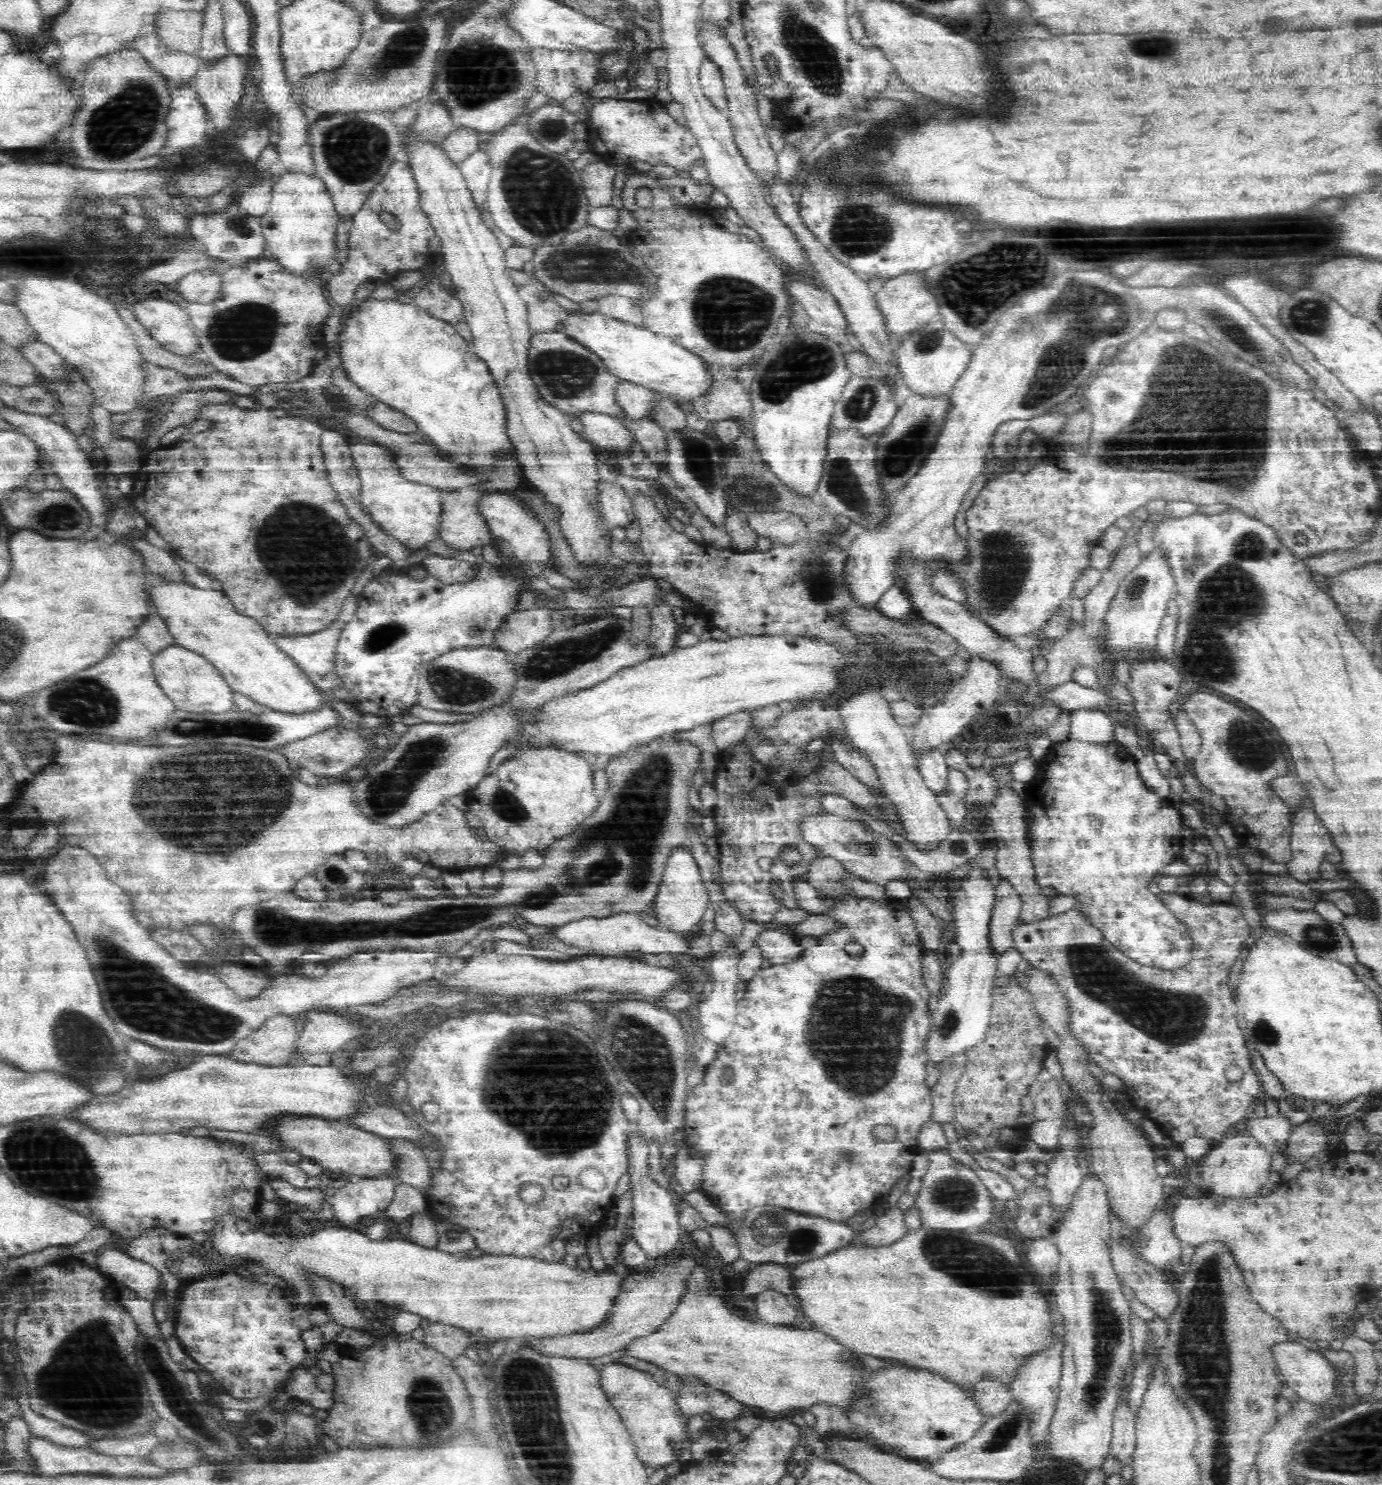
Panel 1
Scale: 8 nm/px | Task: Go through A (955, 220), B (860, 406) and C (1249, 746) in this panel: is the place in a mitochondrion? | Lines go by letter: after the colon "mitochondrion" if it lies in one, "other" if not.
A: other
B: mitochondrion
C: mitochondrion

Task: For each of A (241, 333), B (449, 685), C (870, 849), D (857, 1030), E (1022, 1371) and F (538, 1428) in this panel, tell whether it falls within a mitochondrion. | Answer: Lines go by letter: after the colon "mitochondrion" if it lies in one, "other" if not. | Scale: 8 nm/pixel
A: mitochondrion
B: mitochondrion
C: mitochondrion
D: mitochondrion
E: other
F: mitochondrion

